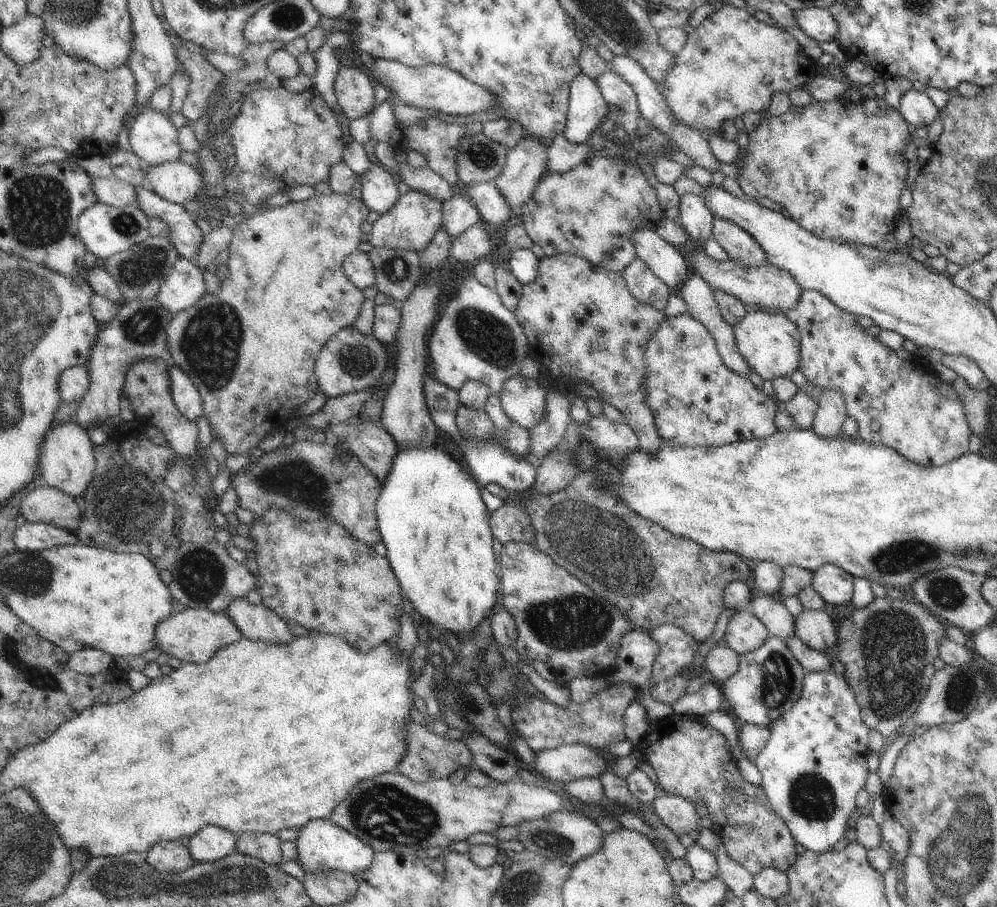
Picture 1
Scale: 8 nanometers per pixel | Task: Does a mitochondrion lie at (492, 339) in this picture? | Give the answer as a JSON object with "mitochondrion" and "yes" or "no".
{"mitochondrion":"yes"}

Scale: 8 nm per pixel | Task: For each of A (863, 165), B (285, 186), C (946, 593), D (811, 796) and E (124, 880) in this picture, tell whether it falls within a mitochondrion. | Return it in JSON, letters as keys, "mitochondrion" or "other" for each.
{"A":"other","B":"other","C":"mitochondrion","D":"mitochondrion","E":"mitochondrion"}

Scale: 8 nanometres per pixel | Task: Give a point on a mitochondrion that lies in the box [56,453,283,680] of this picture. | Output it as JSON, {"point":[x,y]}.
{"point":[127,504]}

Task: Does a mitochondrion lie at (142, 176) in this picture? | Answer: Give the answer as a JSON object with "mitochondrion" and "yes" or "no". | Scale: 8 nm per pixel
{"mitochondrion":"no"}

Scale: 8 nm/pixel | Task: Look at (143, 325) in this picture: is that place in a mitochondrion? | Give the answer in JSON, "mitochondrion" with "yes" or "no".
{"mitochondrion":"yes"}

